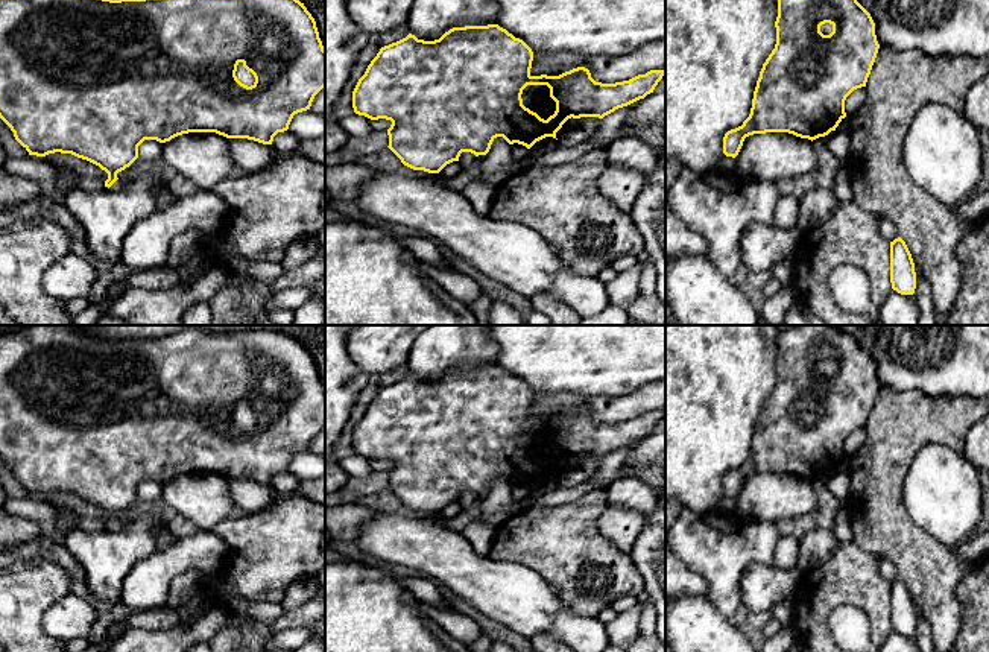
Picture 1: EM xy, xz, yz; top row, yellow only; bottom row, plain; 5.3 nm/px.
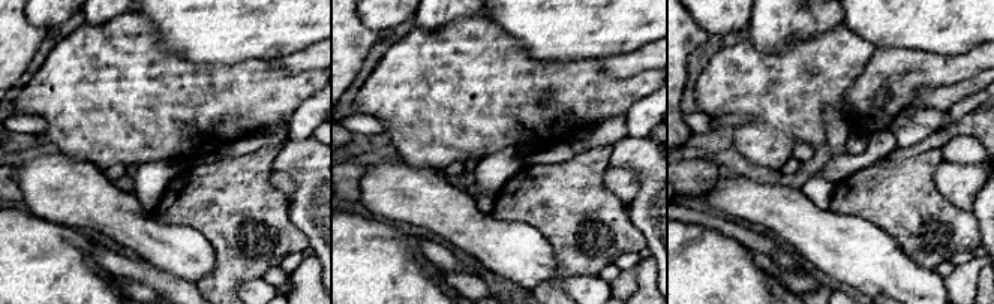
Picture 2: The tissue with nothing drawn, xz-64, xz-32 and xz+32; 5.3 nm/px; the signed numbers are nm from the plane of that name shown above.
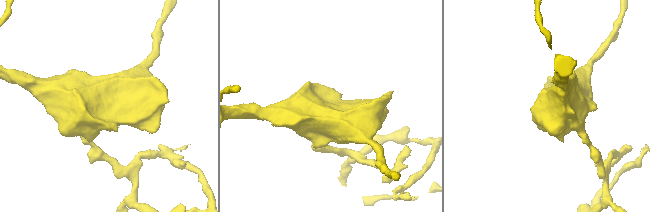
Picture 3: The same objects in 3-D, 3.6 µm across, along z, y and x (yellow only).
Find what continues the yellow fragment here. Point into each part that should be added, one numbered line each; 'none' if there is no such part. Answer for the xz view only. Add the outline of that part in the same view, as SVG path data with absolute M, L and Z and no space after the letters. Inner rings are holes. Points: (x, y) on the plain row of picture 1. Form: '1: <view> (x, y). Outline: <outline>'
none

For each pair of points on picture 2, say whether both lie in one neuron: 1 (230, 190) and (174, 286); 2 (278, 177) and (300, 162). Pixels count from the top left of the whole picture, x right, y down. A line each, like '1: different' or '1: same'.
1: different
2: different

